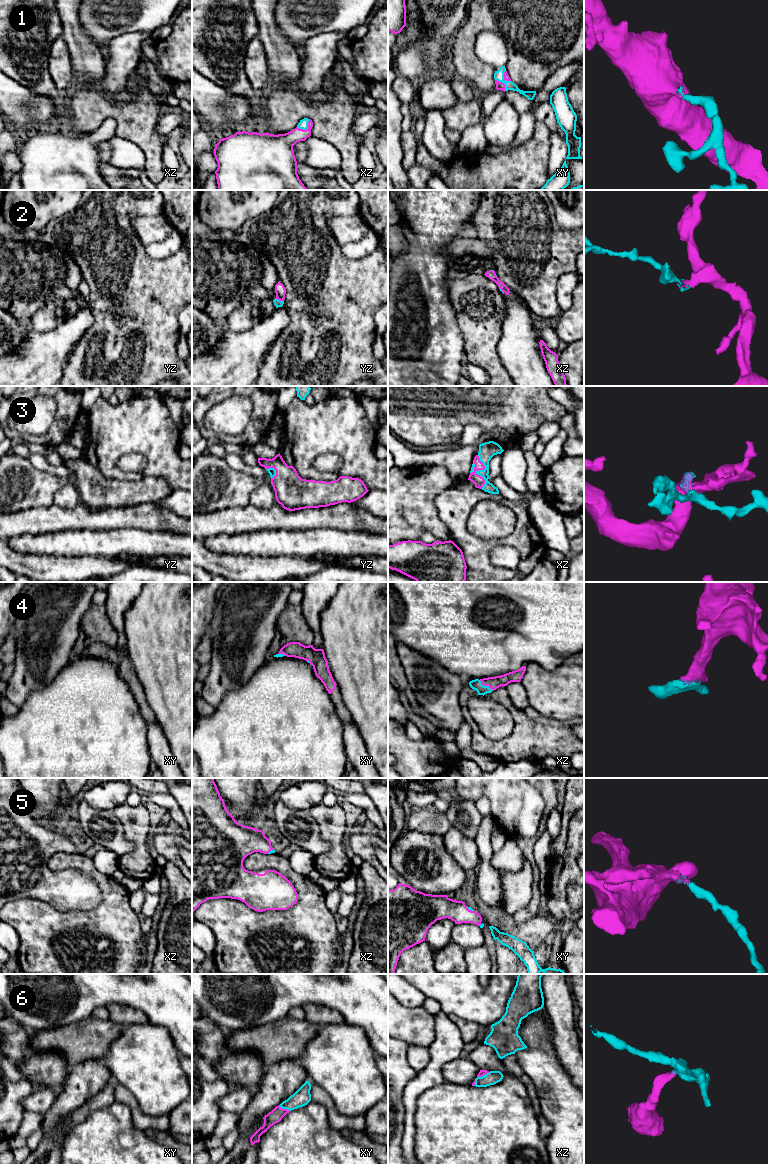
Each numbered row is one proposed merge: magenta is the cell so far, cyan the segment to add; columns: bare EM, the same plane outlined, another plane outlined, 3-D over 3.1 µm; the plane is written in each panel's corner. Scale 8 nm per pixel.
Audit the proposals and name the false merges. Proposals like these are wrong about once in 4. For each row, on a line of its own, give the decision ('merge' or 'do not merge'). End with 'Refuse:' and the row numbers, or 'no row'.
1: merge
2: merge
3: merge
4: merge
5: merge
6: merge
Refuse: no row

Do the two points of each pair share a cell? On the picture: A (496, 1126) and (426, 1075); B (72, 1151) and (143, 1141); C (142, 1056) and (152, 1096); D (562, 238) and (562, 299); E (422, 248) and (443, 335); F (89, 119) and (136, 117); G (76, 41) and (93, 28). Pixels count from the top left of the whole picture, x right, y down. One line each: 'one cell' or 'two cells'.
A: two cells
B: one cell
C: one cell
D: two cells
E: one cell
F: one cell
G: two cells

